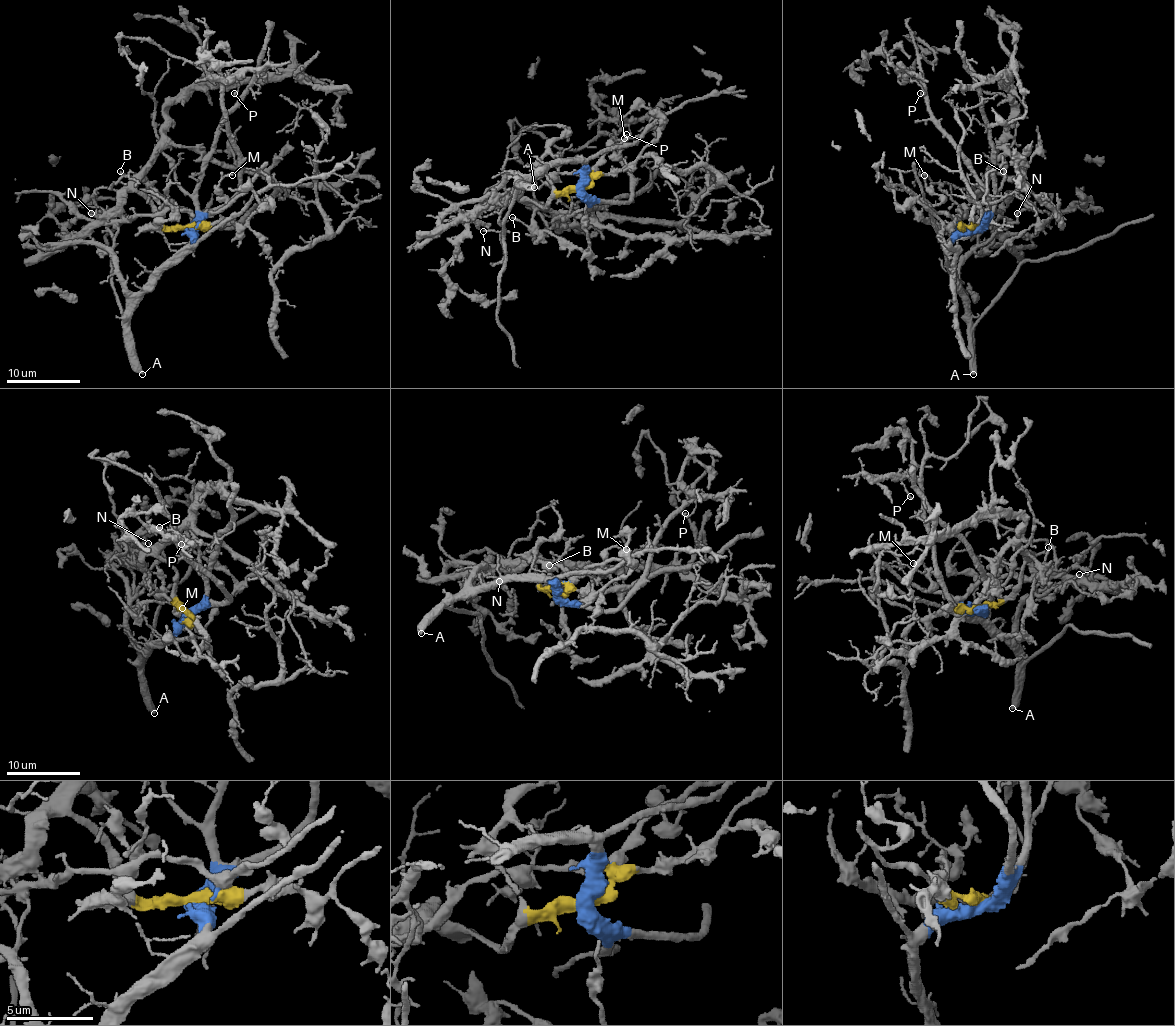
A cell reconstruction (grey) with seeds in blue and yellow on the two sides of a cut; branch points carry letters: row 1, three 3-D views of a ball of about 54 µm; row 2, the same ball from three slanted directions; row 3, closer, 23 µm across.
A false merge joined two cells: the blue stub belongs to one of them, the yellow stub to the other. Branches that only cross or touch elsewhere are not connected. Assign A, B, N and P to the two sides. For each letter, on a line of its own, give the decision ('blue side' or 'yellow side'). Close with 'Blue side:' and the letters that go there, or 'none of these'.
A: blue side
B: yellow side
N: blue side
P: blue side
Blue side: A, N, P

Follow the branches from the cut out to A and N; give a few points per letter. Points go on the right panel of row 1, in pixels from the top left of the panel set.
A: (974, 228), (964, 230), (948, 246), (951, 283), (966, 302), (970, 363), (974, 374)
N: (974, 228), (959, 230), (959, 210), (985, 224), (977, 237), (979, 245), (1005, 230), (1018, 217), (1016, 213)

